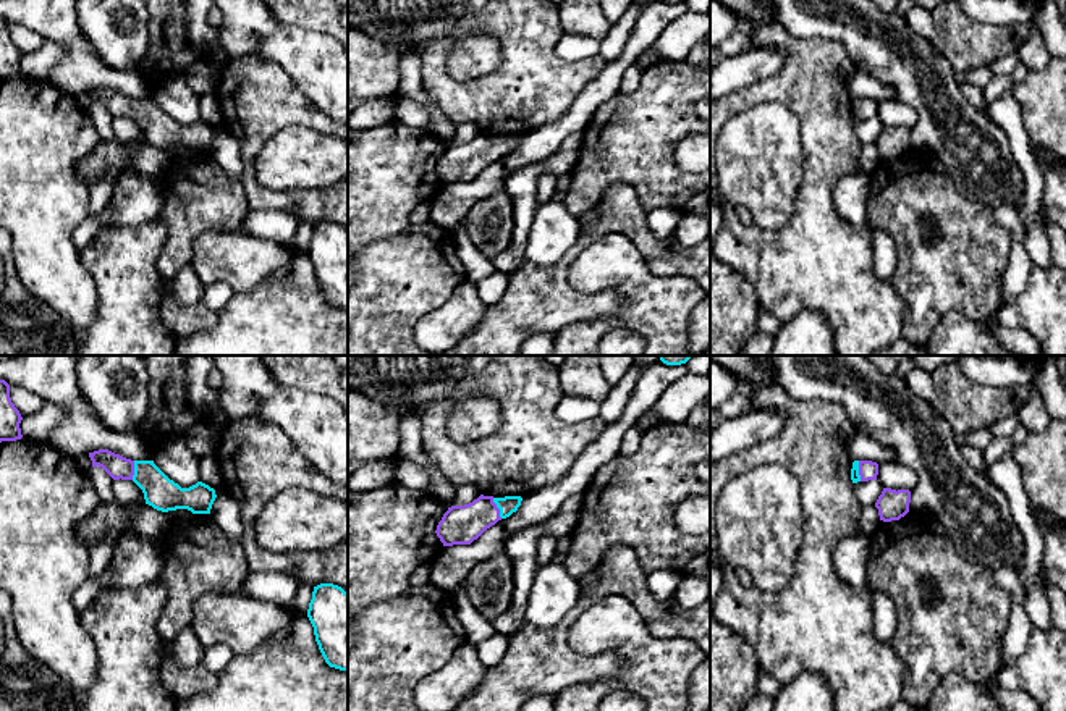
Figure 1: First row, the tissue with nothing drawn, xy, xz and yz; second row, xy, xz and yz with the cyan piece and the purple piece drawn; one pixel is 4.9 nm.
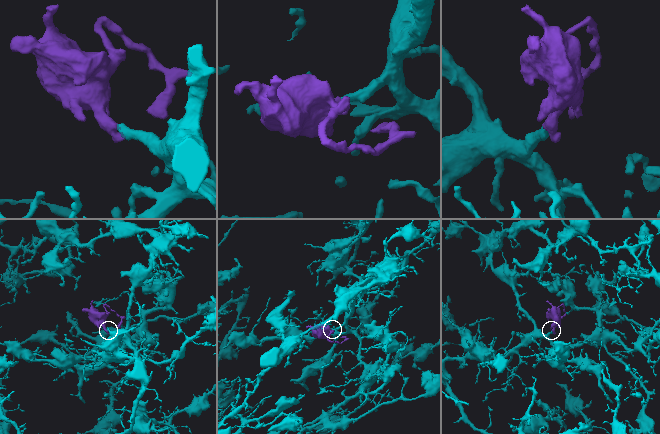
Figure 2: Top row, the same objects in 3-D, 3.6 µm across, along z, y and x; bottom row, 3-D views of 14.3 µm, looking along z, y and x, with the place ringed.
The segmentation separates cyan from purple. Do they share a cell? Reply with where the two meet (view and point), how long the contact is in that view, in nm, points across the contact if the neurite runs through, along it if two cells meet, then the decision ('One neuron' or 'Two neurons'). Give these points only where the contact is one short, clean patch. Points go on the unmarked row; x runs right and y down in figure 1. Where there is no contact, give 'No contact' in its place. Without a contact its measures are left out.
Touches cyan at xz (497, 144). Shared border 120 nm. Path across: xz (508, 143), (497, 144), (460, 162). One neuron

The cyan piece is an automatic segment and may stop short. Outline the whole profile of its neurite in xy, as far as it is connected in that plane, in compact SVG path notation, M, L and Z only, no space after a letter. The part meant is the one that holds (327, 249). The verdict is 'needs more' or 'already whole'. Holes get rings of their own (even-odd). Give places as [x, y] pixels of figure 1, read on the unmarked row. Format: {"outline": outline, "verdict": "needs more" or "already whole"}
{"outline": "M333 221L314 225L307 255L325 301L348 309L348 231Z", "verdict": "already whole"}

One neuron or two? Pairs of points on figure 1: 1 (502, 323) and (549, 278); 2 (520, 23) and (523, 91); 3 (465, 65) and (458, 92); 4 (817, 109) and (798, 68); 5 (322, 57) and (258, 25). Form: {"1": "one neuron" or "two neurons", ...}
{"1": "one neuron", "2": "one neuron", "3": "two neurons", "4": "one neuron", "5": "one neuron"}

